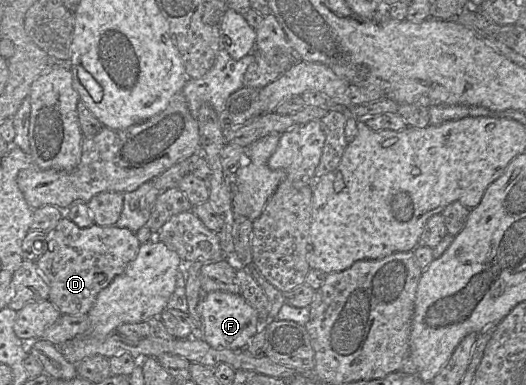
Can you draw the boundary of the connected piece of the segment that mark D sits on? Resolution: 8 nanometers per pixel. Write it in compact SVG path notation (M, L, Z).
M62 217L57 225L47 231L46 251L35 262L40 273L49 286L49 301L62 315L83 315L92 308L97 295L122 274L129 262L134 260L140 249L140 242L136 234L127 228L115 225L101 227L93 224L87 228L80 228L67 217Z

